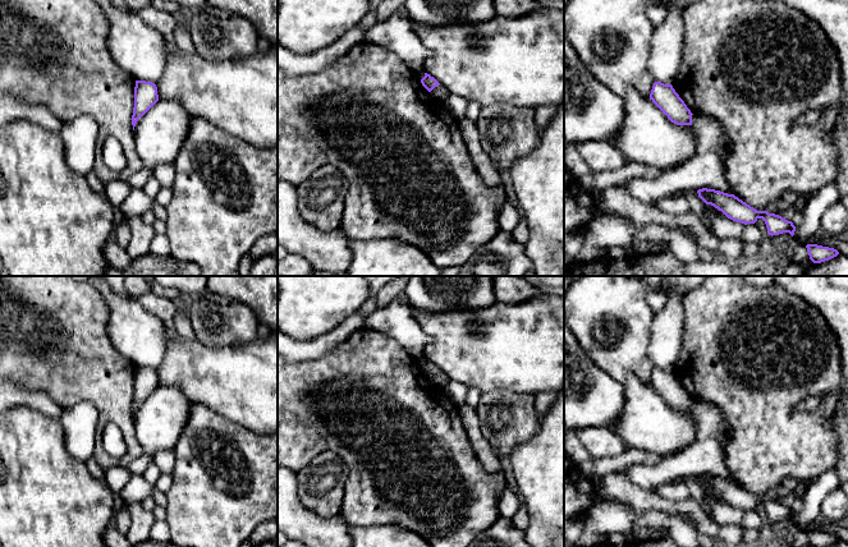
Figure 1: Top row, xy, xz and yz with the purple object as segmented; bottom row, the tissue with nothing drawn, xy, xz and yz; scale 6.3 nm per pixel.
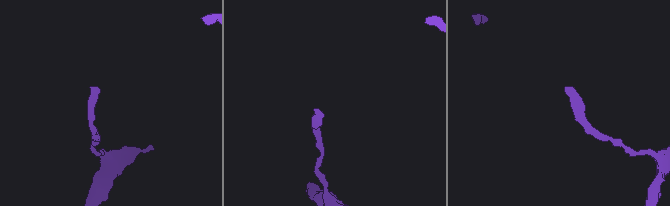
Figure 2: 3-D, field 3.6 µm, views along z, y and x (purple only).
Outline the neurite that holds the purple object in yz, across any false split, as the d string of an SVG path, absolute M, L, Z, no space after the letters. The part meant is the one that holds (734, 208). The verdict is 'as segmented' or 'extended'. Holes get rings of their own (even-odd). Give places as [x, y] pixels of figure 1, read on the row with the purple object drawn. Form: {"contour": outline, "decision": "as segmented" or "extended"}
{"contour": "M707 188L698 189L697 193L706 204L714 206L733 221L747 225L762 219L769 235L773 236L783 233L789 233L792 236L794 235L796 226L792 221L779 215L769 213L767 211L757 211L734 194Z", "decision": "as segmented"}

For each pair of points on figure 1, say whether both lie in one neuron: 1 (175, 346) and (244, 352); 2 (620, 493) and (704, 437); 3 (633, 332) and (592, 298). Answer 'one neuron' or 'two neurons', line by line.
1: one neuron
2: two neurons
3: one neuron

